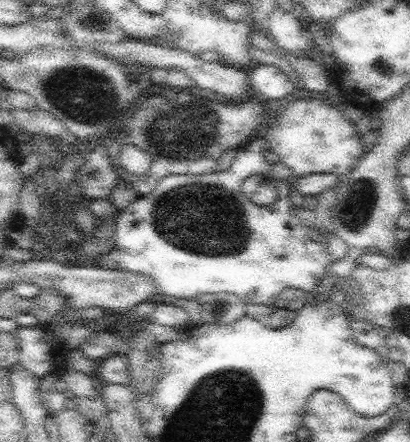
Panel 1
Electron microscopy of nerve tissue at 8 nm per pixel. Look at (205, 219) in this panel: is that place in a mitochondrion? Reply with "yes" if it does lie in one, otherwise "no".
yes

